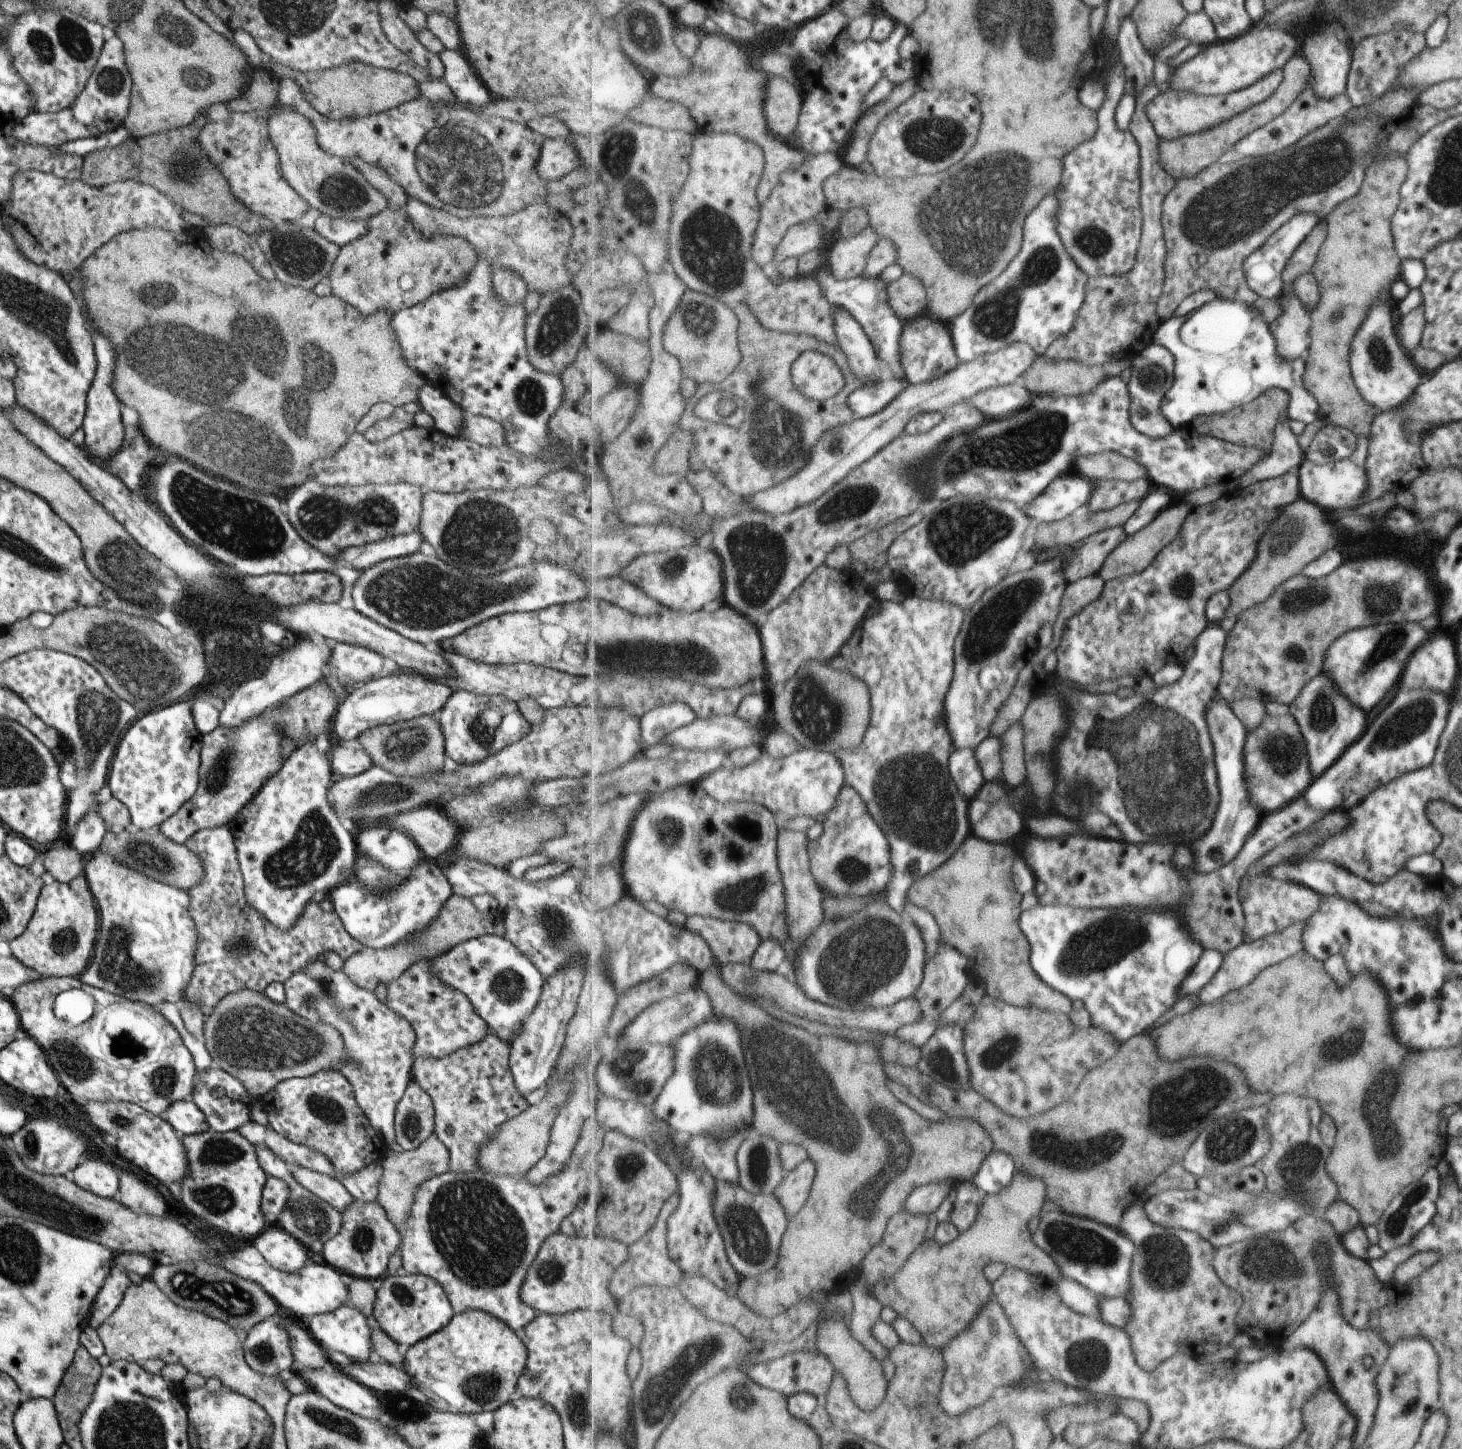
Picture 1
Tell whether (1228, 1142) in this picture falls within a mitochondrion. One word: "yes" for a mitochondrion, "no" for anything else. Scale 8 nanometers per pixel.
yes

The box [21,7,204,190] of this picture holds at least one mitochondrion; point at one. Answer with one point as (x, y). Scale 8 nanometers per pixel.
(69, 41)

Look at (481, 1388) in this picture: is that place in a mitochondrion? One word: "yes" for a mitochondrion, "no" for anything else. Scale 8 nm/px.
yes

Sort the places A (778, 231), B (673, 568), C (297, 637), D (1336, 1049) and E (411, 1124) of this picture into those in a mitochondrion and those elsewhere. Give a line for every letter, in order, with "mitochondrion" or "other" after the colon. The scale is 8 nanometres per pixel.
A: other
B: mitochondrion
C: other
D: mitochondrion
E: mitochondrion

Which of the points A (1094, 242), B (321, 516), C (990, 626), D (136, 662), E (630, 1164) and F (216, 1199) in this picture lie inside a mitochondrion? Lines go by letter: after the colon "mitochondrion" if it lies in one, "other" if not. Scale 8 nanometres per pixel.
A: mitochondrion
B: mitochondrion
C: mitochondrion
D: mitochondrion
E: mitochondrion
F: mitochondrion

